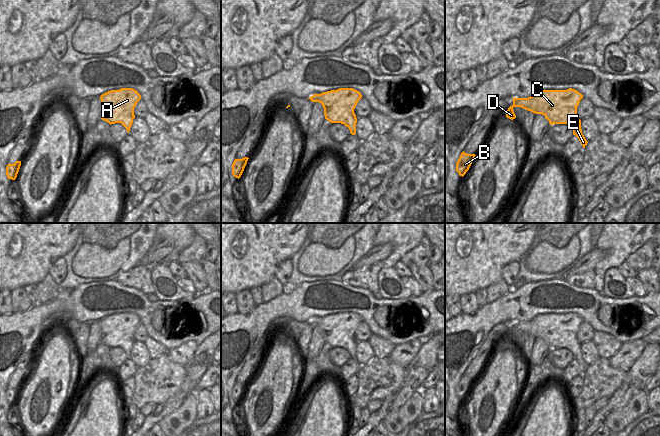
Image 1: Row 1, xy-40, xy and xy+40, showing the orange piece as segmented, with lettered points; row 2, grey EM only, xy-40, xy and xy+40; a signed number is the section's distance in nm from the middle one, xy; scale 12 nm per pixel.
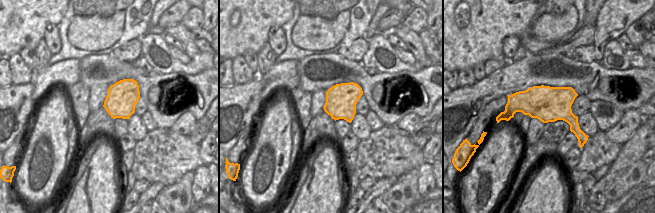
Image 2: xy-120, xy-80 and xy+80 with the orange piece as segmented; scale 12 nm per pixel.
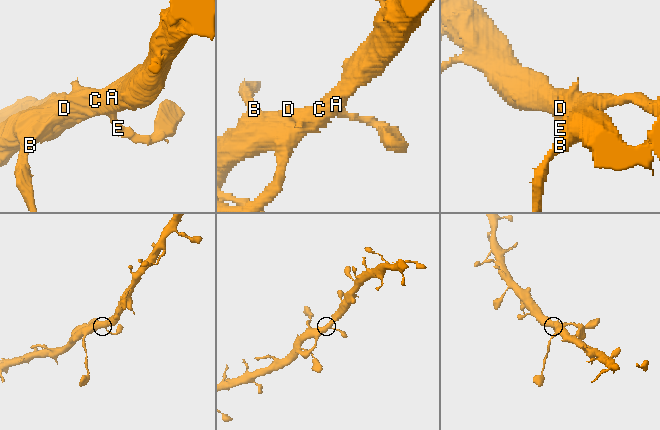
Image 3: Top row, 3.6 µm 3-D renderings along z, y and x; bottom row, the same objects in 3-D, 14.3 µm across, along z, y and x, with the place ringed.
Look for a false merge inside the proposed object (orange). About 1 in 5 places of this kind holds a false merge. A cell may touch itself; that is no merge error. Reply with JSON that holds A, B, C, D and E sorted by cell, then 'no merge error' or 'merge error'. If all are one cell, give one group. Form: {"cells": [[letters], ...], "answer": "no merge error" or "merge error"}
{"cells": [["A", "B", "C", "D", "E"]], "answer": "no merge error"}

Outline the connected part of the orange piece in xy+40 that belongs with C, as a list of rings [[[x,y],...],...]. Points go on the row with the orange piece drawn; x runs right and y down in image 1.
[[[538,90],[528,98],[513,98],[513,105],[506,112],[506,117],[516,118],[513,108],[522,107],[535,114],[542,114],[553,124],[567,124],[581,142],[583,148],[588,141],[582,134],[581,120],[577,116],[577,107],[583,95],[577,90]]]

